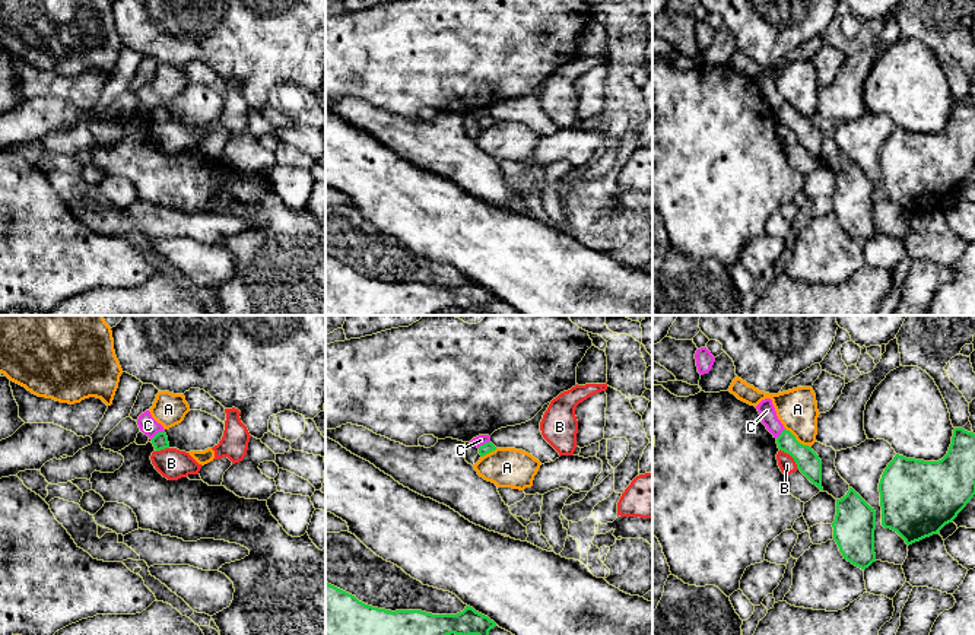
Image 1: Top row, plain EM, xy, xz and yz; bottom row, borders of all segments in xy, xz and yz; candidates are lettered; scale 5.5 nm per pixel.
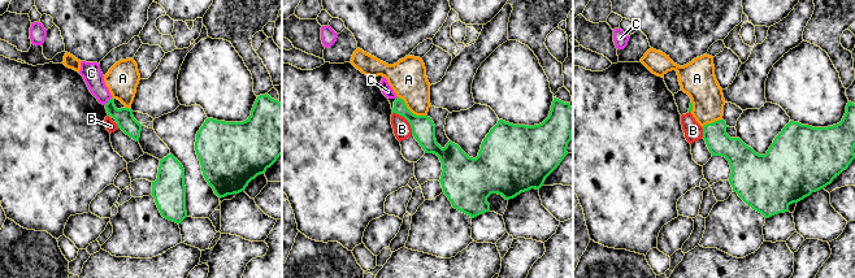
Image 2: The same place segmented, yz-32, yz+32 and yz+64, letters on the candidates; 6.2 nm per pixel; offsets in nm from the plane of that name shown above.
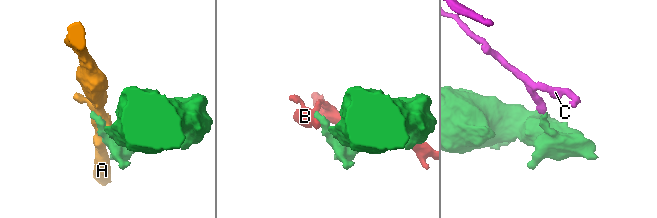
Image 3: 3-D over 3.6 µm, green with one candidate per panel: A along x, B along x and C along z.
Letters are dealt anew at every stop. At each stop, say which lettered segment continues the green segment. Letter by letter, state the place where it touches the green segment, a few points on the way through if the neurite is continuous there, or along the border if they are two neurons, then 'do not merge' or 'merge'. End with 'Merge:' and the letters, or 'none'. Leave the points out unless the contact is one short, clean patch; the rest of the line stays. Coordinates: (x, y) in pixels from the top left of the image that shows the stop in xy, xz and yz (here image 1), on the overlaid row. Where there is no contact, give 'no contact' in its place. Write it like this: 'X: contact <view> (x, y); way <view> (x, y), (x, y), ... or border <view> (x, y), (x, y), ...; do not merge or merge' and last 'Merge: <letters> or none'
A: contact yz (797, 441); do not merge
B: contact yz (791, 456); do not merge
C: contact xy (158, 432); border xy (164, 429), (151, 438); do not merge
Merge: none

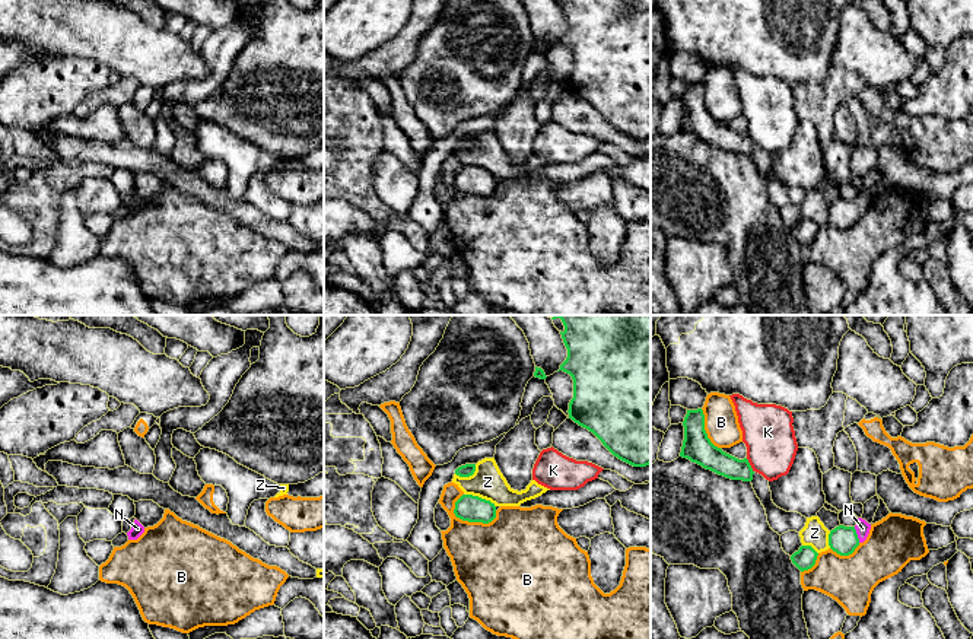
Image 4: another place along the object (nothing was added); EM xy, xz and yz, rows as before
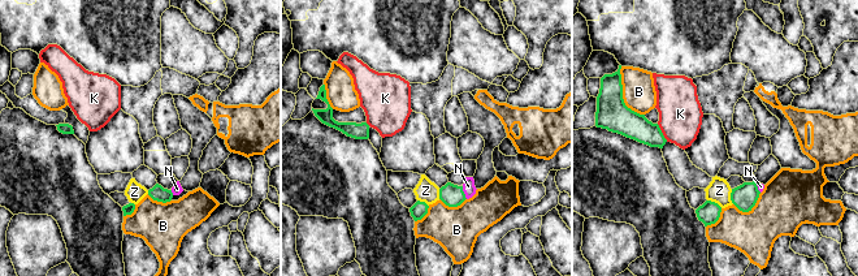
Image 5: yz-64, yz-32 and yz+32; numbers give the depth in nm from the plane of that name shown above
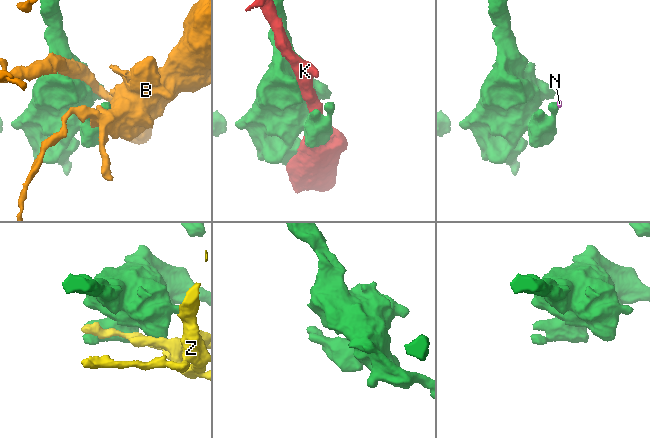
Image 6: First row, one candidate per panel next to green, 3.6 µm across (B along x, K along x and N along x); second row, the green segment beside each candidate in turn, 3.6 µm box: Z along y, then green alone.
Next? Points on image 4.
B: contact xz (476, 521); do not merge
K: contact yz (750, 466); do not merge
N: contact yz (857, 534); way yz (843, 540), (857, 534), (862, 528); merge
Z: contact xz (480, 498); do not merge
Merge: N

